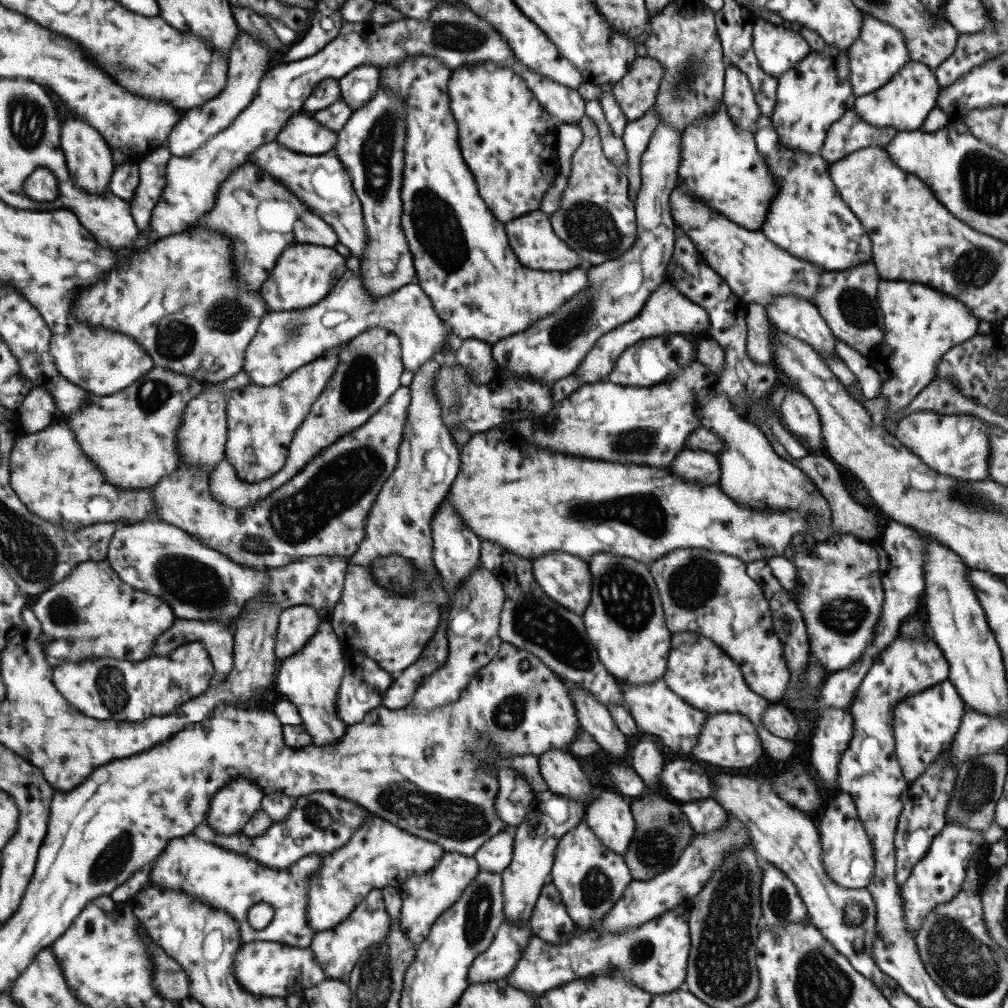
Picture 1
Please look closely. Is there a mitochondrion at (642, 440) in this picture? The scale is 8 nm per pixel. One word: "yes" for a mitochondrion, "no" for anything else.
yes

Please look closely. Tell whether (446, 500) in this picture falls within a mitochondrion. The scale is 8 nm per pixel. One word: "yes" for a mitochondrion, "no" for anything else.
no

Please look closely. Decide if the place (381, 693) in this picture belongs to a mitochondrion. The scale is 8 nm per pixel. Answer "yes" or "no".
no

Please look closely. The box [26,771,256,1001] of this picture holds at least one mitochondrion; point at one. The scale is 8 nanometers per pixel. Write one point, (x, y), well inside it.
(114, 859)

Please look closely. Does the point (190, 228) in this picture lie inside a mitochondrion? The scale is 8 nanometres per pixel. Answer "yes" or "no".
no

